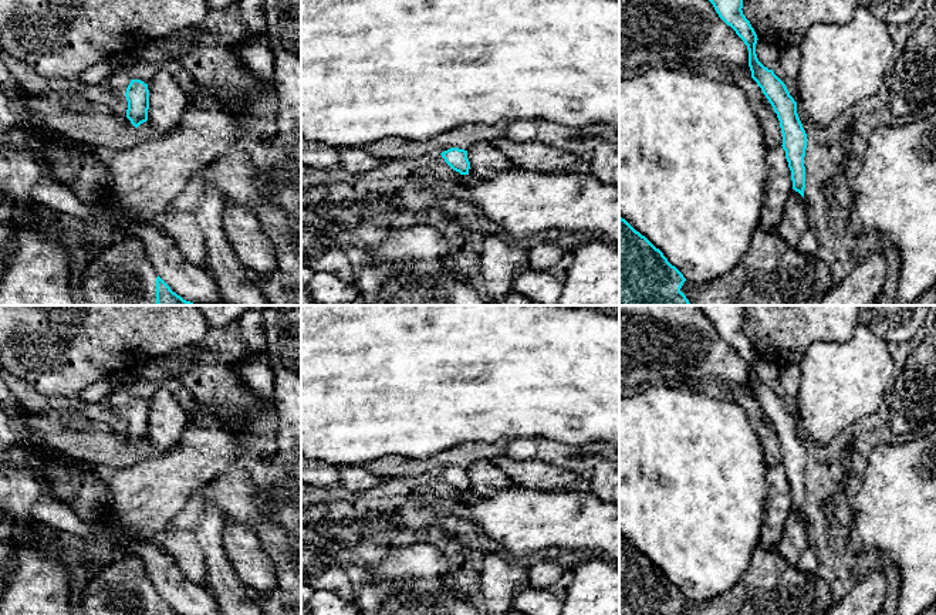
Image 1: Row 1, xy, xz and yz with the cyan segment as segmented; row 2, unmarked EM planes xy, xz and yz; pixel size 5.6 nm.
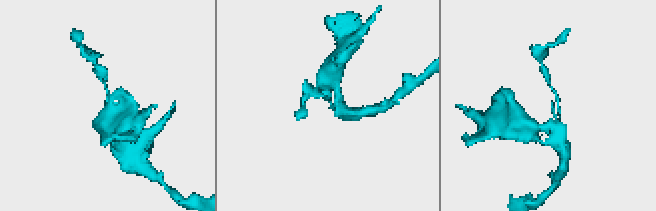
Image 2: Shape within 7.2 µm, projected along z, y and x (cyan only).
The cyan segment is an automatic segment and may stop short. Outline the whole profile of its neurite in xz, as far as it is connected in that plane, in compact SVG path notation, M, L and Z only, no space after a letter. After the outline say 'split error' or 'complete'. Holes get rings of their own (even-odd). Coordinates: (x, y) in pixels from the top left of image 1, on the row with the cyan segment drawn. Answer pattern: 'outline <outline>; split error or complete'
outline M450 148L440 153L445 162L460 175L469 175L470 162L467 159L467 151L459 148Z; complete

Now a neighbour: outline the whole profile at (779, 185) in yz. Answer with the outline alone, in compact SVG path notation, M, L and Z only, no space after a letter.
M783 146L770 148L766 153L767 180L760 230L776 232L793 190L791 170Z

